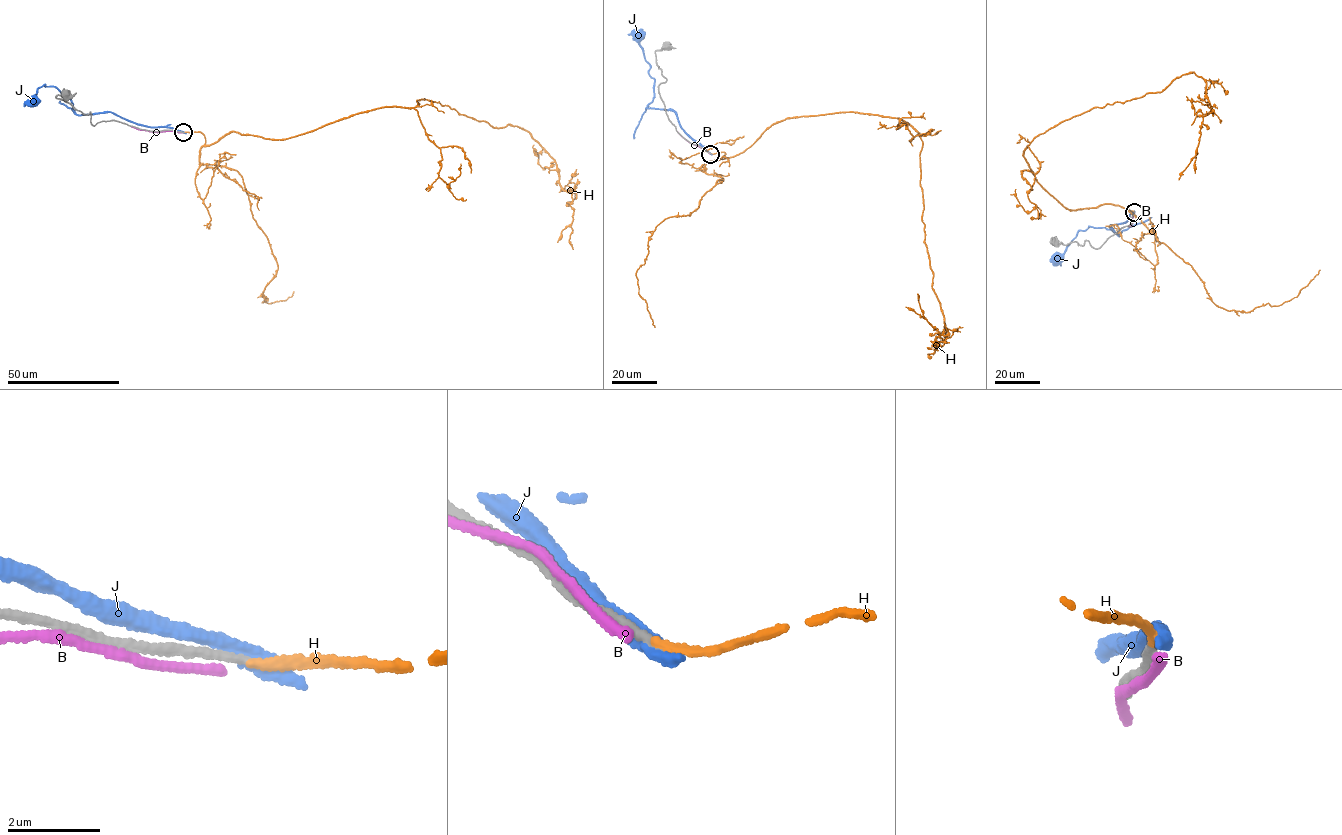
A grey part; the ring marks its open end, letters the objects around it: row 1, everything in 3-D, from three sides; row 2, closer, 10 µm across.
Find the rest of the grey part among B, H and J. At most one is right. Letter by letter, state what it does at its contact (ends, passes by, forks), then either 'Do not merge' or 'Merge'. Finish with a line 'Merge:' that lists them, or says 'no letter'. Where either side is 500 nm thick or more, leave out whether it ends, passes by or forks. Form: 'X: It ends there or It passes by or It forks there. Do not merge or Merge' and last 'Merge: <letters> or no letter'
B: It ends there. Do not merge
H: It ends there. Merge
J: It passes by. Do not merge
Merge: H

